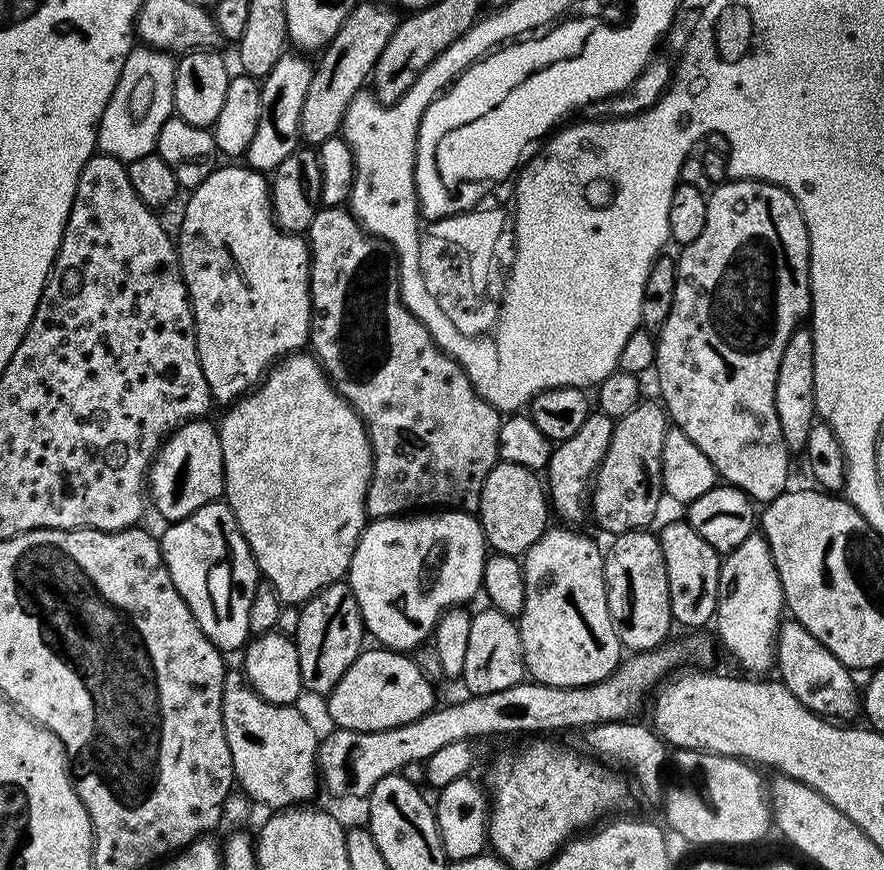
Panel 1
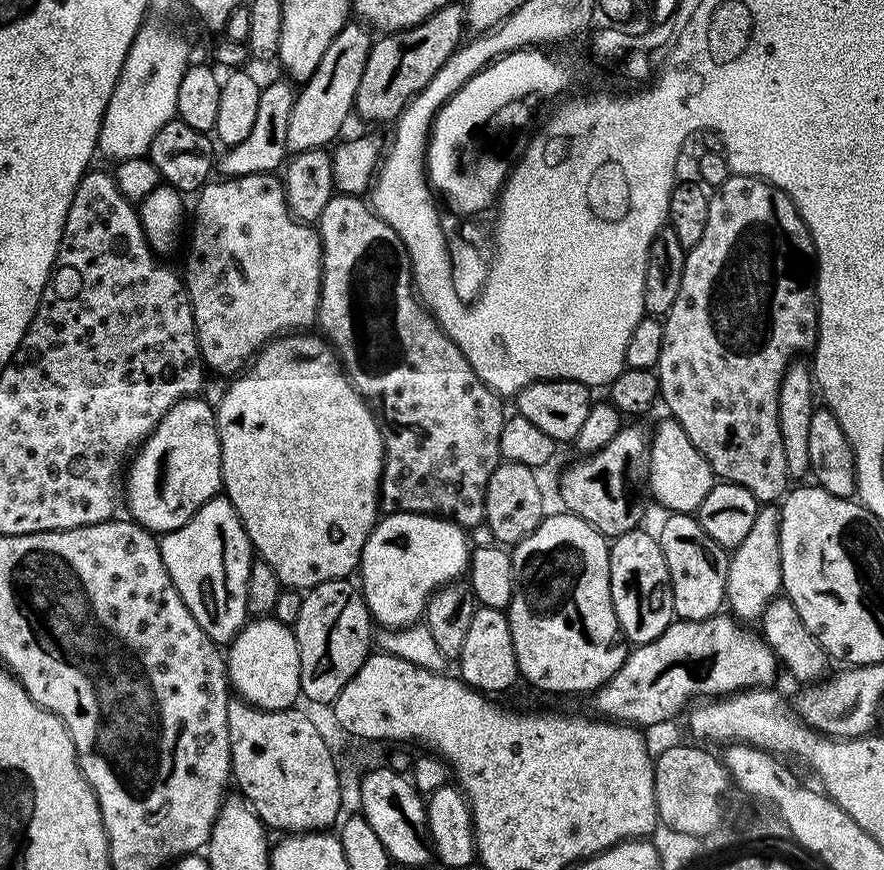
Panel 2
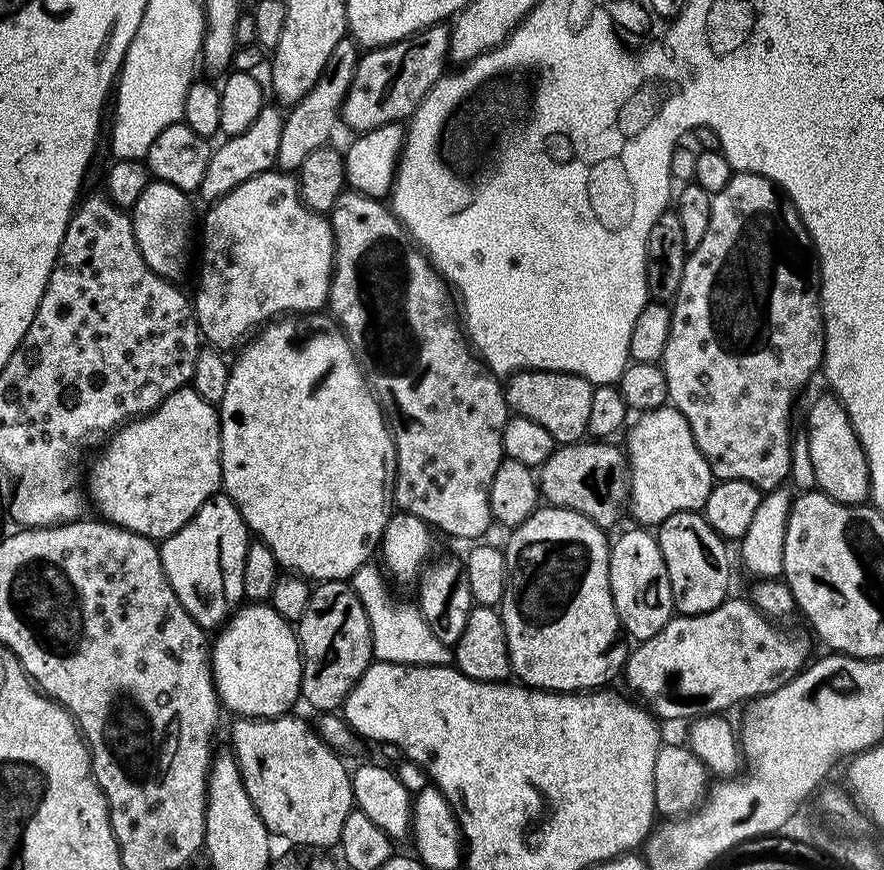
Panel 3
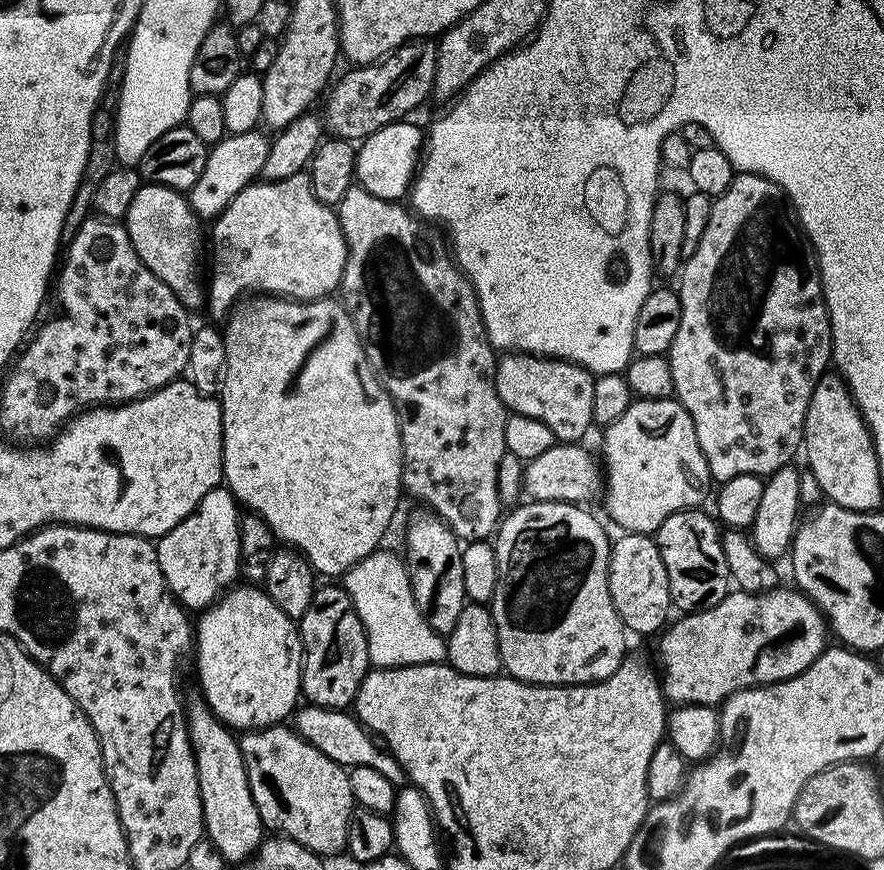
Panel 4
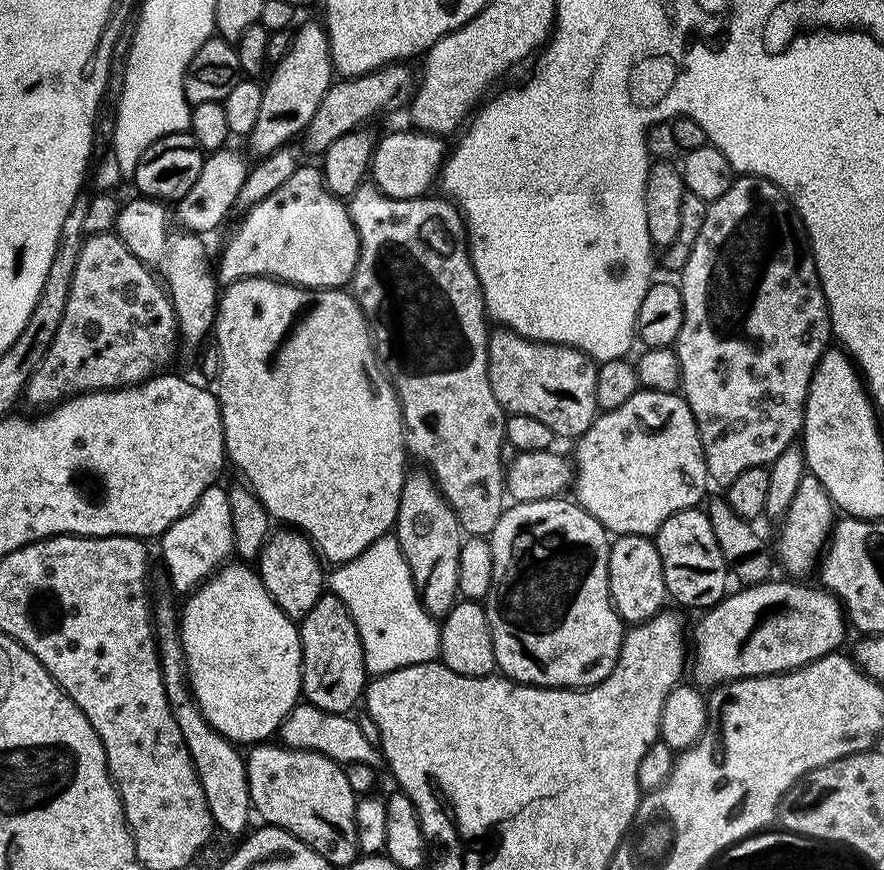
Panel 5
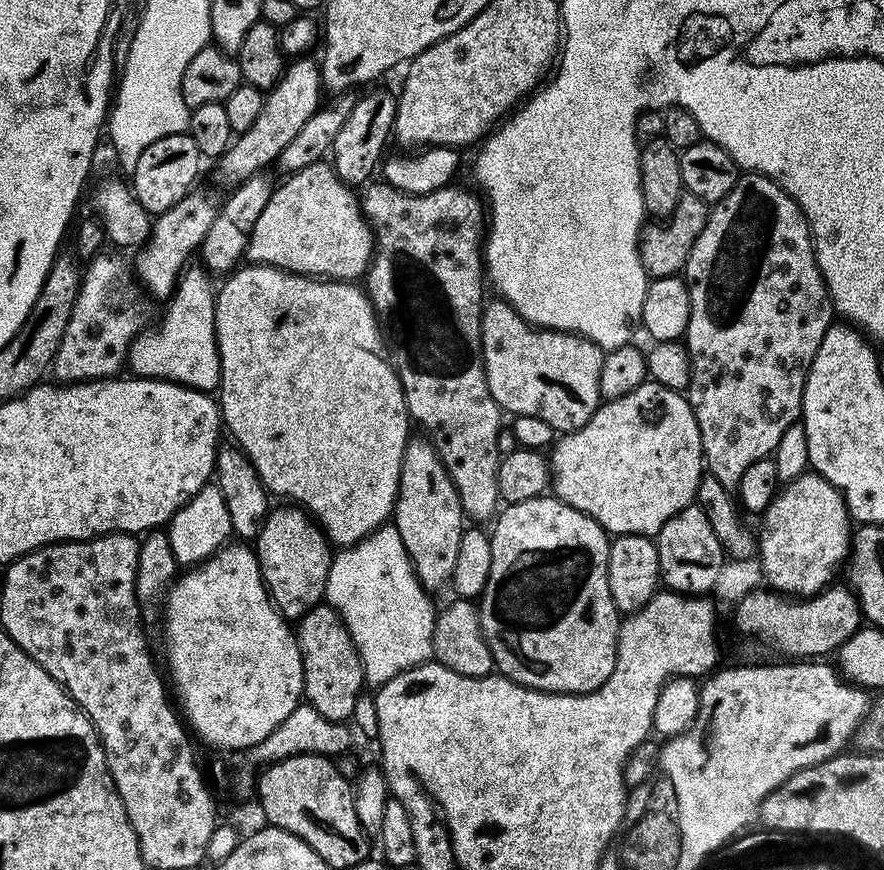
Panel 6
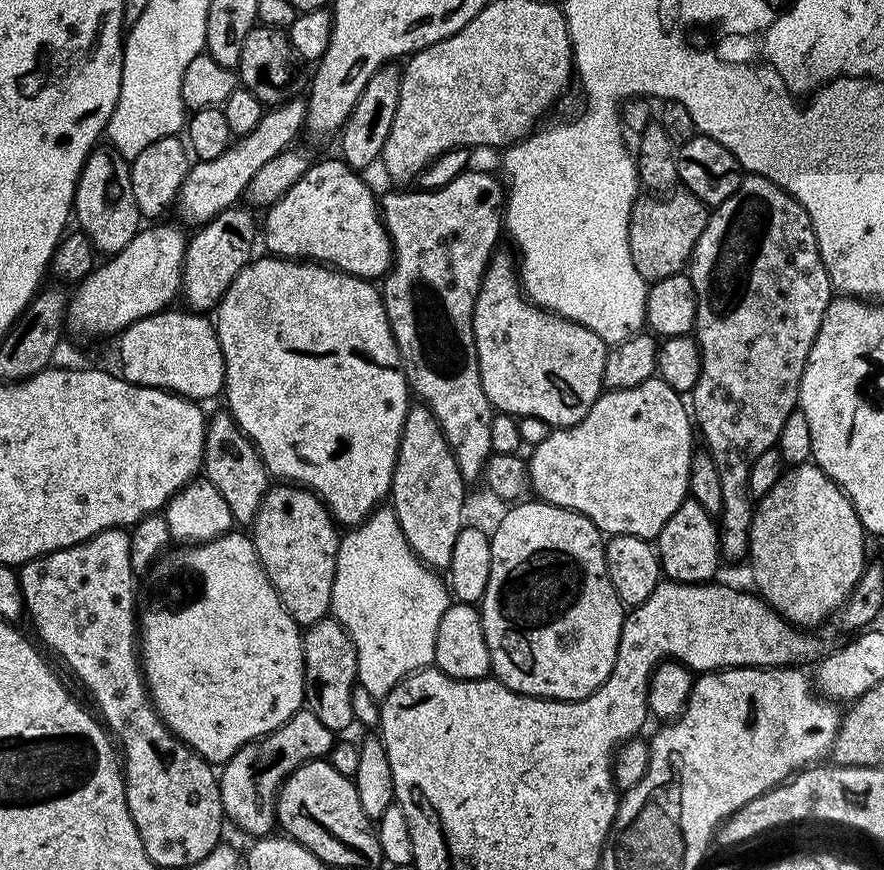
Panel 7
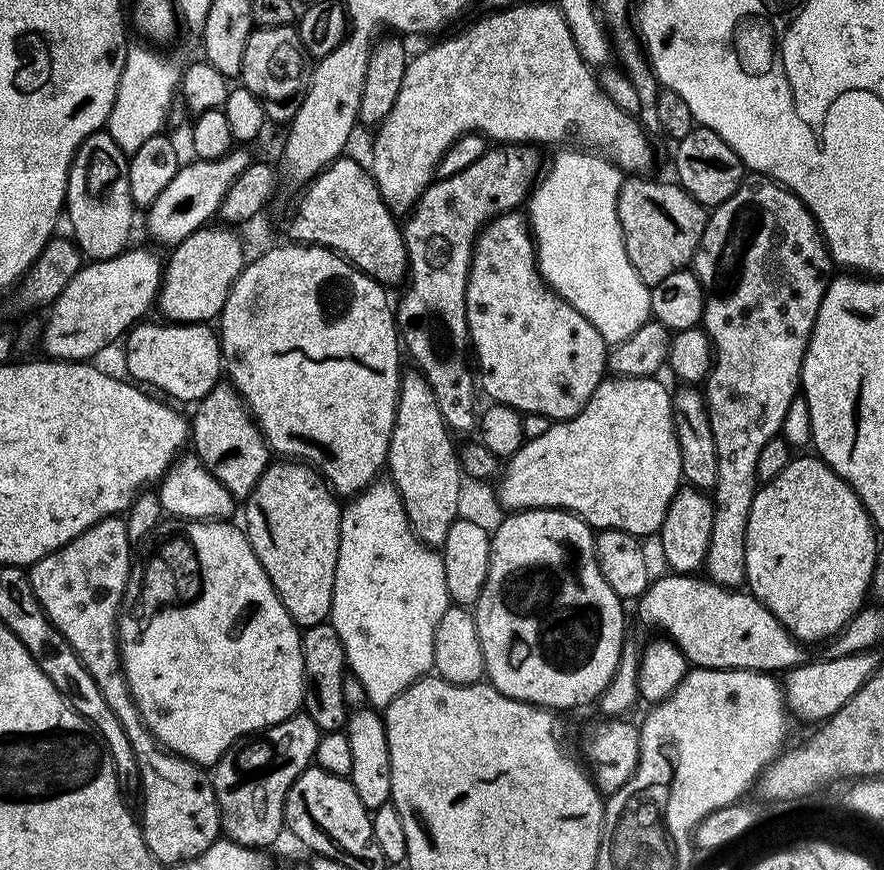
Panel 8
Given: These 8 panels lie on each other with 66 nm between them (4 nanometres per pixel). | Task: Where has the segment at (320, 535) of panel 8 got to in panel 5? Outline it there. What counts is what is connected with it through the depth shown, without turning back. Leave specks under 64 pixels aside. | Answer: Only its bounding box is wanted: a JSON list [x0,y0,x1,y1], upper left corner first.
[258,530,326,620]

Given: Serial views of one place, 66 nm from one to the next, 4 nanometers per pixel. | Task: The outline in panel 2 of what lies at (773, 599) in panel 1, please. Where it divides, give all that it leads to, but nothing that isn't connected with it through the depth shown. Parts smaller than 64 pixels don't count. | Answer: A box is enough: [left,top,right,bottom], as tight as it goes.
[726,506,781,622]

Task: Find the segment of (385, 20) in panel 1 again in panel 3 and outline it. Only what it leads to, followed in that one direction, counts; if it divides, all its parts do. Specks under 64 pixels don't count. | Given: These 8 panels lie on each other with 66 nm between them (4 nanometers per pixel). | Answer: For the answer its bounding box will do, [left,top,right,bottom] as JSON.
[275,38,362,173]

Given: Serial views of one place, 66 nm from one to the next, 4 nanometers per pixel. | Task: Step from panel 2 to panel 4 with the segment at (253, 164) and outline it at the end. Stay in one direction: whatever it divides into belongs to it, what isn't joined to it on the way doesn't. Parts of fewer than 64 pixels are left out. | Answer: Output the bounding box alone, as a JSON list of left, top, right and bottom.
[186,130,270,222]

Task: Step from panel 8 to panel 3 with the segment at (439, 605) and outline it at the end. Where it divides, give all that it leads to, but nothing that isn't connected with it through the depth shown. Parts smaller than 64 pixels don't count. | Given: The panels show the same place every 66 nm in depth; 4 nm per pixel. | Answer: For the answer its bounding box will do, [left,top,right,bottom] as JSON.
[350,562,454,665]

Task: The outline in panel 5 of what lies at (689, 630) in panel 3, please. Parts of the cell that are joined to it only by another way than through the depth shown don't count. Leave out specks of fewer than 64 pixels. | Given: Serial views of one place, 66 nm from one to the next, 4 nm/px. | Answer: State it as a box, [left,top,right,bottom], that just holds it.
[690,579,850,690]

